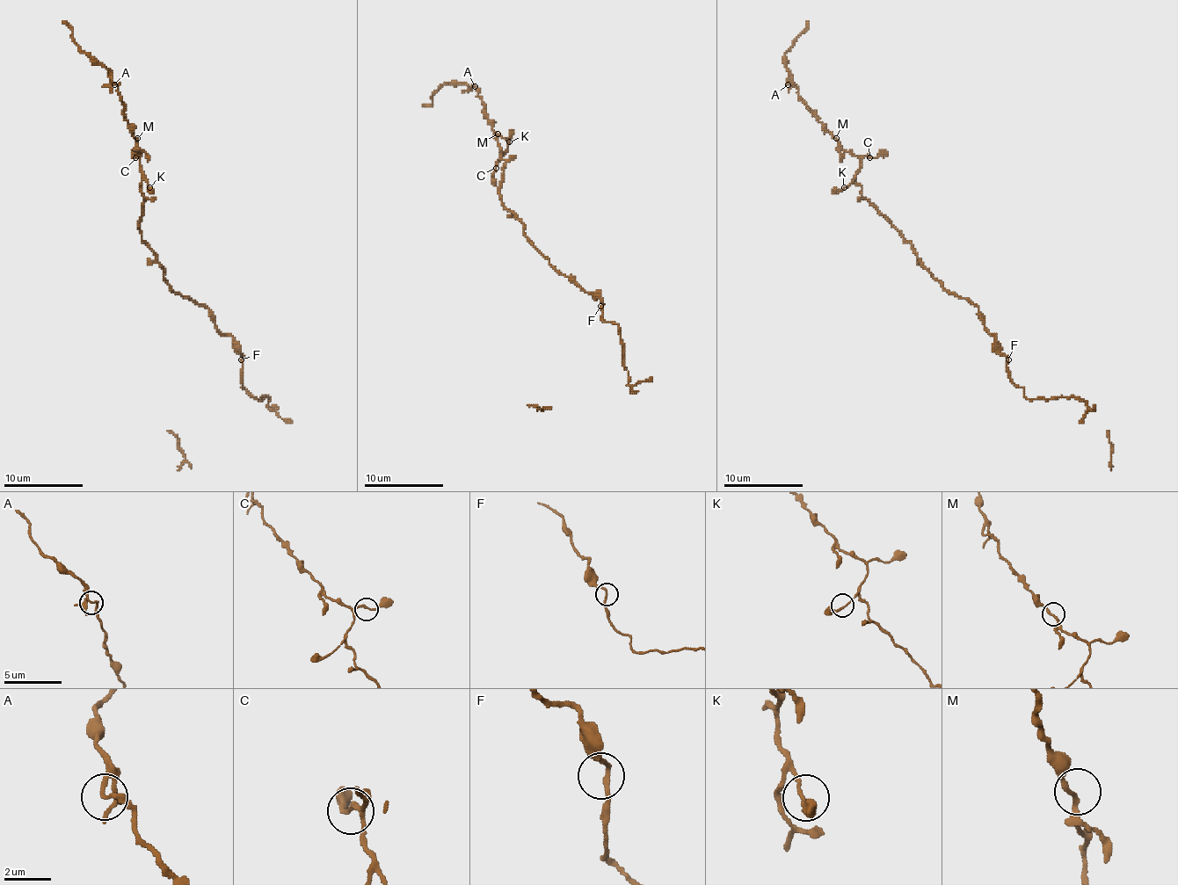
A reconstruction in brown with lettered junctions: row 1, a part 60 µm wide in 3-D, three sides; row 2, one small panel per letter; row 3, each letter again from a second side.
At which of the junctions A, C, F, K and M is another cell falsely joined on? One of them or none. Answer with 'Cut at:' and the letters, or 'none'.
Cut at: A

